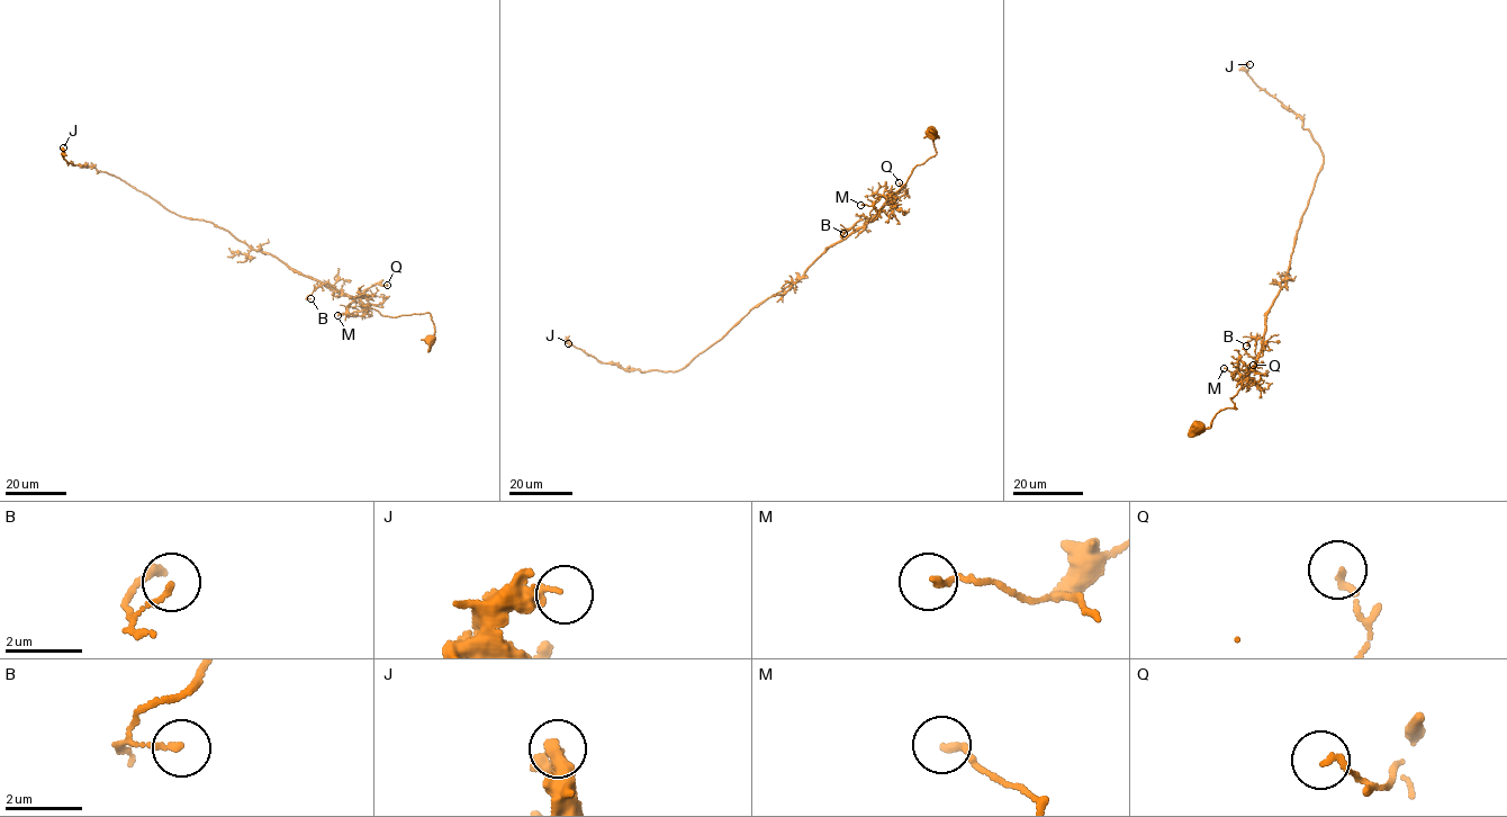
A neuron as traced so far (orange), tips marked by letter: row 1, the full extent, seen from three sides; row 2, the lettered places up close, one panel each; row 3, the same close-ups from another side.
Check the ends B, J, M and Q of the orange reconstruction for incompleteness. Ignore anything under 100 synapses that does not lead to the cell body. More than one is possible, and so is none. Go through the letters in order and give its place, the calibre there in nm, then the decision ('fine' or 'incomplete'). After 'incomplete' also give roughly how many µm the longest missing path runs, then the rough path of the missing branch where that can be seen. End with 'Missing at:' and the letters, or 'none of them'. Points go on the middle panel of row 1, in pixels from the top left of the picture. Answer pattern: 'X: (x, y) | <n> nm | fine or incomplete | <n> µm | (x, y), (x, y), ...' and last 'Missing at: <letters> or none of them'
B: (844, 233) | 130 nm | fine
J: (568, 343) | 240 nm | fine
M: (860, 205) | 160 nm | fine
Q: (899, 182) | 130 nm | fine
Missing at: none of them

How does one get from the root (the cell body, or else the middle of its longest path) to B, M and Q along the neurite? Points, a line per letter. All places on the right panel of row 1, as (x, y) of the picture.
B: (1198, 427), (1207, 428), (1217, 412), (1236, 409), (1230, 398), (1255, 362), (1257, 339), (1254, 337), (1246, 346)
M: (1198, 427), (1207, 428), (1217, 412), (1236, 409), (1230, 398), (1237, 394), (1254, 367), (1233, 373), (1224, 368)
Q: (1198, 427), (1207, 428), (1217, 412), (1236, 409), (1230, 398), (1250, 370), (1263, 364), (1253, 365)

